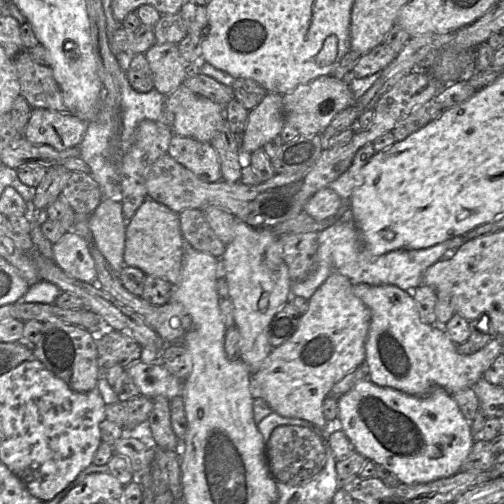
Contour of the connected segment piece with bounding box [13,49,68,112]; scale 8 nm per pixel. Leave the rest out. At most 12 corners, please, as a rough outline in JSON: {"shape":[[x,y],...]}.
{"shape":[[27,49],[13,61],[31,108],[68,112],[51,67]]}

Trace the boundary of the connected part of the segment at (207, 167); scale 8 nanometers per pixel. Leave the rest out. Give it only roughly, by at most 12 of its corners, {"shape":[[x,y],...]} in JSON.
{"shape":[[174,134],[167,154],[204,181],[222,179],[209,142]]}

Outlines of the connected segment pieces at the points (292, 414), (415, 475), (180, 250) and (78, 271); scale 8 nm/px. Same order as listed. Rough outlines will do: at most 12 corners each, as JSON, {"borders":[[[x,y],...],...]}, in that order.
{"borders":[[[332,273],[252,374],[253,398],[325,433],[371,312]],[[366,378],[338,399],[356,452],[400,483],[455,475],[475,442],[453,395]],[[146,198],[125,222],[125,265],[176,285],[178,214]],[[67,231],[52,245],[70,277],[97,282],[89,243]]]}

